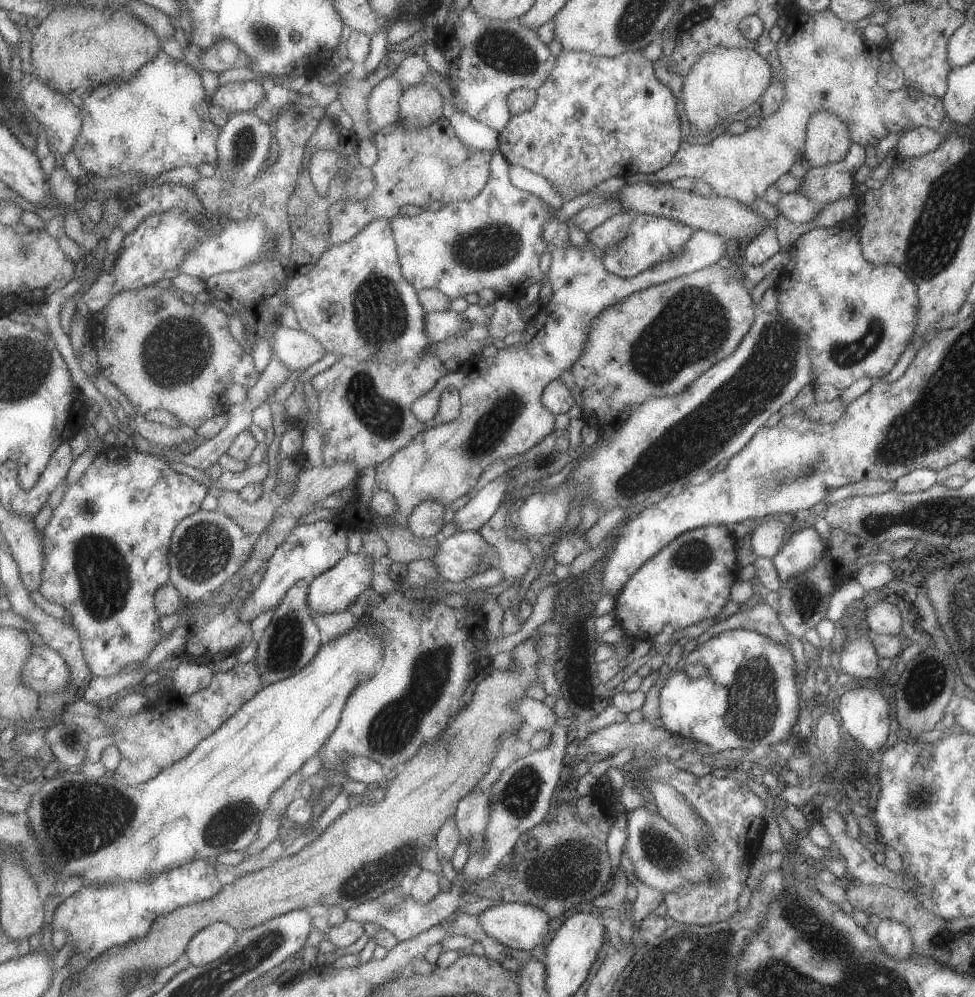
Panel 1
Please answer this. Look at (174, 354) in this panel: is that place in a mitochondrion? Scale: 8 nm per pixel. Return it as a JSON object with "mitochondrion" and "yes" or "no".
{"mitochondrion":"yes"}

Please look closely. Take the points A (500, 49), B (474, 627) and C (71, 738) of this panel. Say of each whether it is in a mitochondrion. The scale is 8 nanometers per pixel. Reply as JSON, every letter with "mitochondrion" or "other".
{"A":"mitochondrion","B":"other","C":"other"}

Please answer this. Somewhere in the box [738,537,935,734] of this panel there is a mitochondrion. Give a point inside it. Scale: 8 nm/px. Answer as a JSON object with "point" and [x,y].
{"point":[807,595]}

